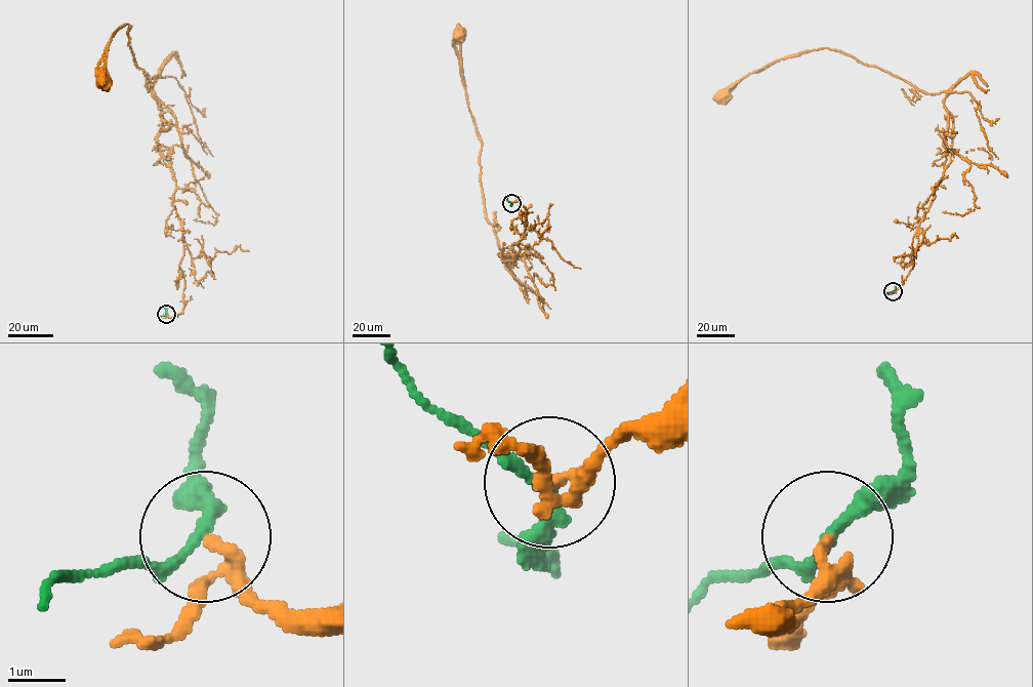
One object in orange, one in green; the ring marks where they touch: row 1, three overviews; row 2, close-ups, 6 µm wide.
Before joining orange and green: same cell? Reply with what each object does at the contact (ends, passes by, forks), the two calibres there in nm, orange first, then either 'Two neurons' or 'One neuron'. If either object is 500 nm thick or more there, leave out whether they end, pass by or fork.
At the ring orange passes by. At the ring green passes by. Thickness 150 nm (orange) against 200 nm. One neuron

